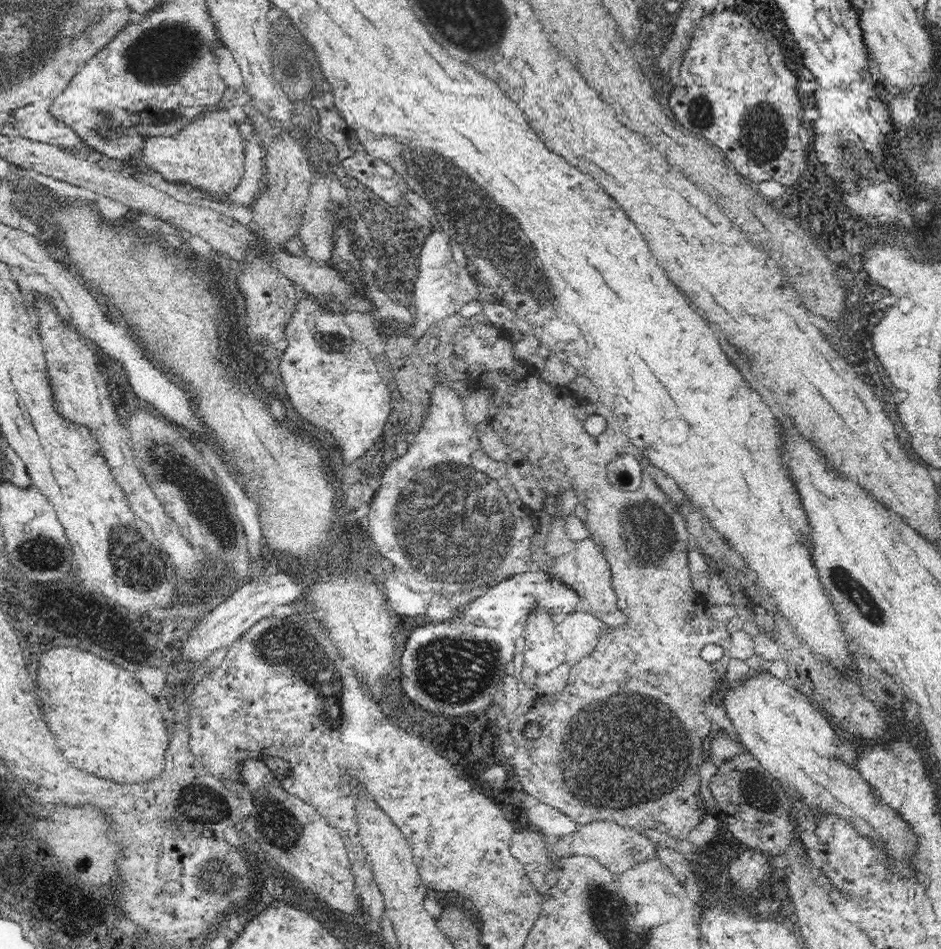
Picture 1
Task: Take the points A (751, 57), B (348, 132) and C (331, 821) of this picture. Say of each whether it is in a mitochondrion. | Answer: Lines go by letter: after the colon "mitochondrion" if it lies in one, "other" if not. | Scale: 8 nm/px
A: other
B: other
C: other

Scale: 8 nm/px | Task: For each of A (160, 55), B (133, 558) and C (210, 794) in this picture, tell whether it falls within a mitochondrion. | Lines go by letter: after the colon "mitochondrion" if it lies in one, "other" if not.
A: mitochondrion
B: mitochondrion
C: mitochondrion

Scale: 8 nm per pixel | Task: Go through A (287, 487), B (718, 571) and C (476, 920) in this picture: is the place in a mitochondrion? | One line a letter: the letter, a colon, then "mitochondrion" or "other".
A: other
B: other
C: other

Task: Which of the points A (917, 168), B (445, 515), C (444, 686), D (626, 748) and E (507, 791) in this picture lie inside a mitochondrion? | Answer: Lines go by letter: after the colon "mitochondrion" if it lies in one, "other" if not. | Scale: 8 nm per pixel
A: mitochondrion
B: mitochondrion
C: mitochondrion
D: mitochondrion
E: other

